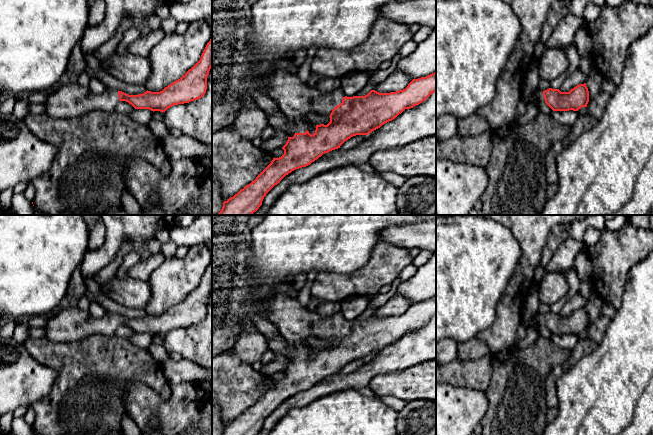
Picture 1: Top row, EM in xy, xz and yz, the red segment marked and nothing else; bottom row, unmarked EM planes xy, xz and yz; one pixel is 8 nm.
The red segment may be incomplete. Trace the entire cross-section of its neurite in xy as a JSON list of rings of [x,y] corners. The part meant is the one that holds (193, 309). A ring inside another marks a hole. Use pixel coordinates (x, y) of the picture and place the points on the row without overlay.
[[[212,260],[200,284],[180,303],[160,316],[146,315],[129,319],[107,312],[102,318],[94,318],[89,312],[80,310],[75,304],[62,305],[52,313],[45,326],[45,337],[54,342],[70,342],[93,334],[108,337],[115,335],[119,325],[126,325],[135,333],[165,336],[168,332],[200,323],[207,314],[207,301],[212,292]]]

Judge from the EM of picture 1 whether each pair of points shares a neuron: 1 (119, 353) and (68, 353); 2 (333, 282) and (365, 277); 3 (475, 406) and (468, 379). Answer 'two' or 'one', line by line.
1: one
2: one
3: two

